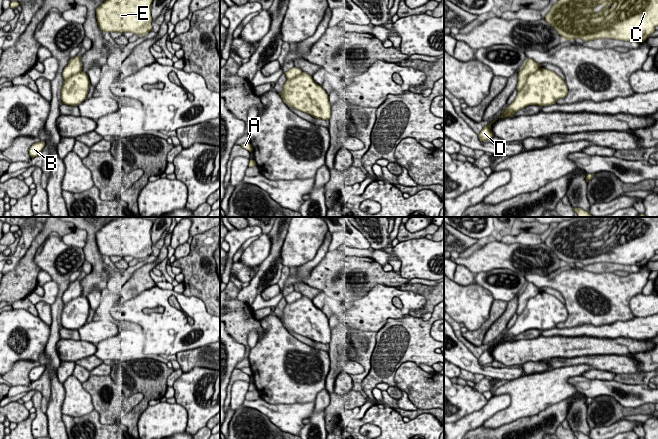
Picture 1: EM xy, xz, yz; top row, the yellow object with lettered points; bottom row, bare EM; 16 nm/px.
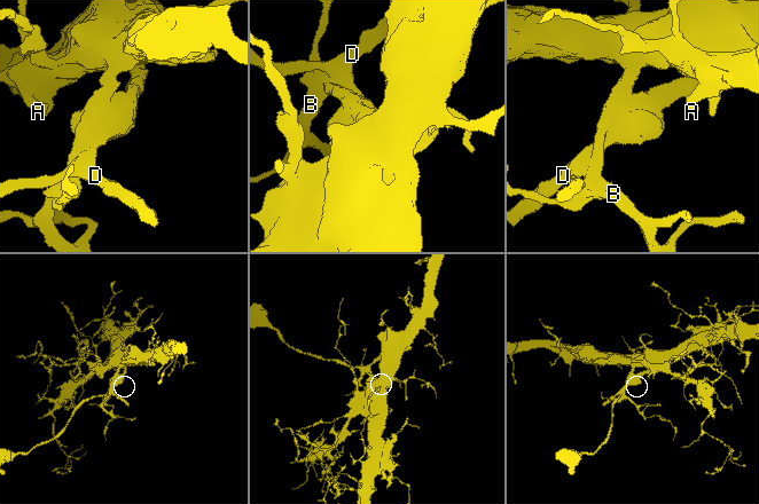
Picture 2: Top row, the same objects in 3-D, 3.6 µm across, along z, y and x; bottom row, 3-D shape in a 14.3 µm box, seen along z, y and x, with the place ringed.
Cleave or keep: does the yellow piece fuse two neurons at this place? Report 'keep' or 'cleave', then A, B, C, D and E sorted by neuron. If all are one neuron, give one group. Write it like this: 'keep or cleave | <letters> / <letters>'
cleave | A B C E / D

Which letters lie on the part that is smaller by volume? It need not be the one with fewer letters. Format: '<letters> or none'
D

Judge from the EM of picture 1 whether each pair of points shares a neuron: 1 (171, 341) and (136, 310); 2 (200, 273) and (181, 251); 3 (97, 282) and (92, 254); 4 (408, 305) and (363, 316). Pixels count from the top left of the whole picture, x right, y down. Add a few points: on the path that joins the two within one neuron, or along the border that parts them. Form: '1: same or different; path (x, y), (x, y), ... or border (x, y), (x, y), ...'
1: same; path (162, 332), (145, 319)
2: different; border (190, 244), (190, 251), (185, 256), (176, 260)
3: same; path (97, 275), (96, 261)
4: same; path (397, 312), (374, 312)

